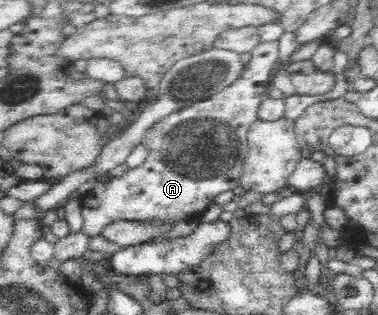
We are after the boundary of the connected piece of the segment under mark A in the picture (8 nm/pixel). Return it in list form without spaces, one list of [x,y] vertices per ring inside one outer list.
[[[260,41],[260,43],[250,53],[252,59],[245,64],[245,67],[241,71],[239,78],[237,78],[237,80],[234,80],[229,86],[226,86],[223,90],[212,94],[208,99],[196,102],[195,104],[186,106],[181,110],[168,114],[169,116],[165,116],[163,120],[155,122],[155,124],[149,128],[149,131],[145,133],[141,139],[141,143],[148,150],[148,156],[142,165],[133,169],[129,169],[120,177],[111,177],[104,183],[98,182],[97,186],[95,186],[95,188],[93,188],[93,190],[91,190],[91,192],[89,192],[89,194],[83,198],[83,200],[80,200],[80,206],[83,206],[83,212],[81,212],[81,214],[84,220],[80,231],[83,234],[89,237],[99,236],[105,226],[115,221],[155,223],[155,225],[164,225],[167,223],[167,225],[172,228],[181,220],[199,220],[199,217],[201,217],[201,214],[203,214],[207,206],[209,206],[209,204],[215,200],[215,196],[221,194],[221,192],[227,192],[227,190],[233,190],[233,188],[240,186],[239,178],[241,178],[244,160],[248,151],[247,132],[249,131],[249,128],[254,124],[254,122],[258,120],[258,108],[262,102],[261,94],[267,90],[266,86],[268,85],[267,80],[269,80],[269,76],[272,76],[278,68],[278,41]]]

